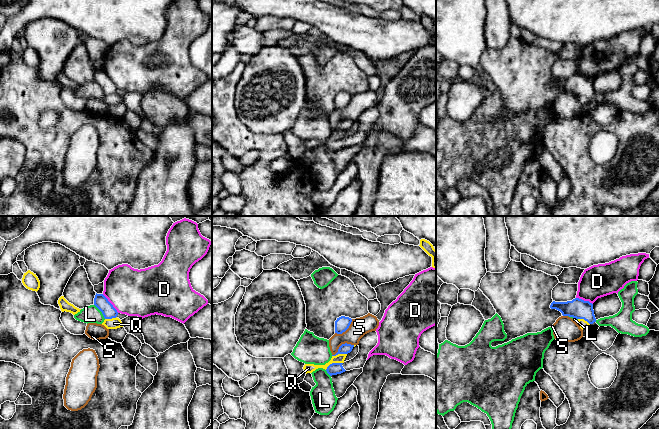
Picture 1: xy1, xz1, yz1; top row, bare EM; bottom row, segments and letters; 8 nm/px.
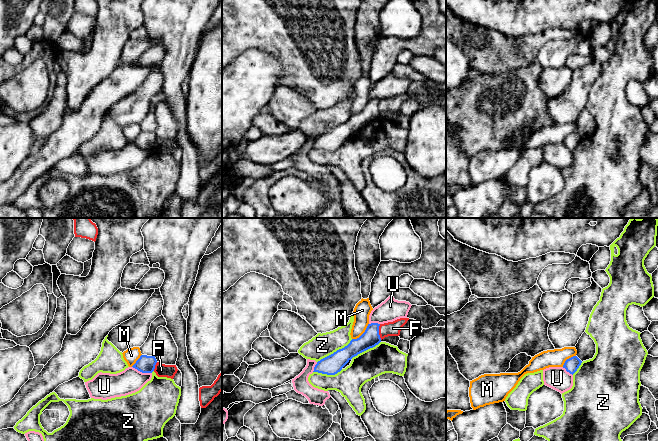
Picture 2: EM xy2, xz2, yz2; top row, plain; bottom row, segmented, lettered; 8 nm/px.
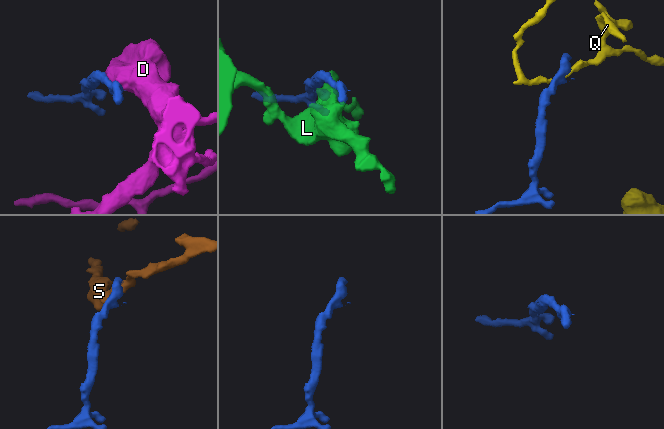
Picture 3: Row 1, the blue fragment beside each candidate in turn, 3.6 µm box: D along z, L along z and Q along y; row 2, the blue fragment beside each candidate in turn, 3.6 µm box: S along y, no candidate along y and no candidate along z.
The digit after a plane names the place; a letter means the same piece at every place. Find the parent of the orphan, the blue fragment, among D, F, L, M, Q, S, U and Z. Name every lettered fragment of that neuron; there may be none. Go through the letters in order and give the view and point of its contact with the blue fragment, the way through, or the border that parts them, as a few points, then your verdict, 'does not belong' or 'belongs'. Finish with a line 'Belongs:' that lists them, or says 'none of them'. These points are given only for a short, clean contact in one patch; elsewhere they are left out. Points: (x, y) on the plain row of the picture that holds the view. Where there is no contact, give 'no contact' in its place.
D: meets blue in xy1 at (110, 79); does not belong
F: meets blue in xz2 at (378, 108); border along xz2 (379, 100), (379, 113), (381, 115); does not belong
L: meets blue in xy1 at (100, 86); does not belong
M: meets blue in xz2 at (363, 109); border along xz2 (368, 99), (365, 106), (358, 113), (352, 115); does not belong
Q: meets blue in xz1 at (333, 139); border along xz1 (342, 138), (332, 138), (325, 145); does not belong
S: meets blue in xz1 at (341, 121); border along xz1 (353, 120), (343, 119), (332, 131); does not belong
U: meets blue in xy2 at (142, 148); does not belong
Z: meets blue in xz2 at (334, 128); does not belong
Belongs: none of them

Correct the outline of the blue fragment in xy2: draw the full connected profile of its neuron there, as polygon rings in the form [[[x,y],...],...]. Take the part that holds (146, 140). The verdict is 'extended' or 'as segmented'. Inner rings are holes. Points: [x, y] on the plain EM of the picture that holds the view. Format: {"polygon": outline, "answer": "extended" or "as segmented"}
{"polygon": [[[141,131],[132,143],[142,149],[152,149],[155,145],[156,139],[157,136],[155,132]]], "answer": "as segmented"}

